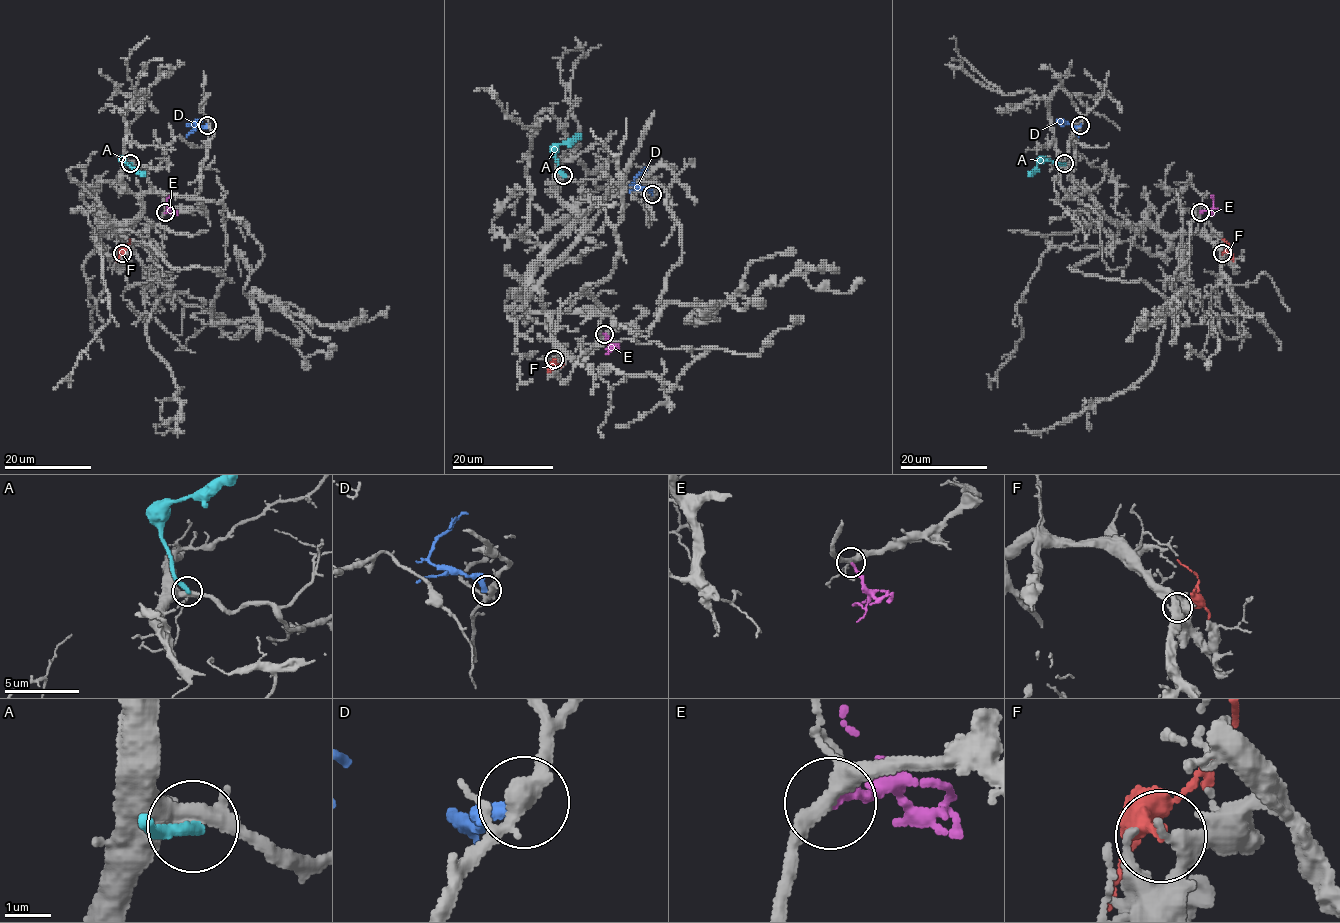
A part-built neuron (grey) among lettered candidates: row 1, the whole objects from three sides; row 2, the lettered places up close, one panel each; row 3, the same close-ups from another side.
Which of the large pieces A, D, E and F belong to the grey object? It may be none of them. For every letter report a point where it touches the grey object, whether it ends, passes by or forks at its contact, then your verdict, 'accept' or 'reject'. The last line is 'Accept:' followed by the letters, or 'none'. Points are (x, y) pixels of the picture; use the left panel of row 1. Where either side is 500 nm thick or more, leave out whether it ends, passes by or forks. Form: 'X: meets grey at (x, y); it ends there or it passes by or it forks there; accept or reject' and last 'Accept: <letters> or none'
A: meets grey at (130, 163); it ends there; reject
D: meets grey at (207, 125); it ends there; reject
E: meets grey at (165, 212); it ends there; accept
F: meets grey at (122, 253); it ends there; reject
Accept: E

